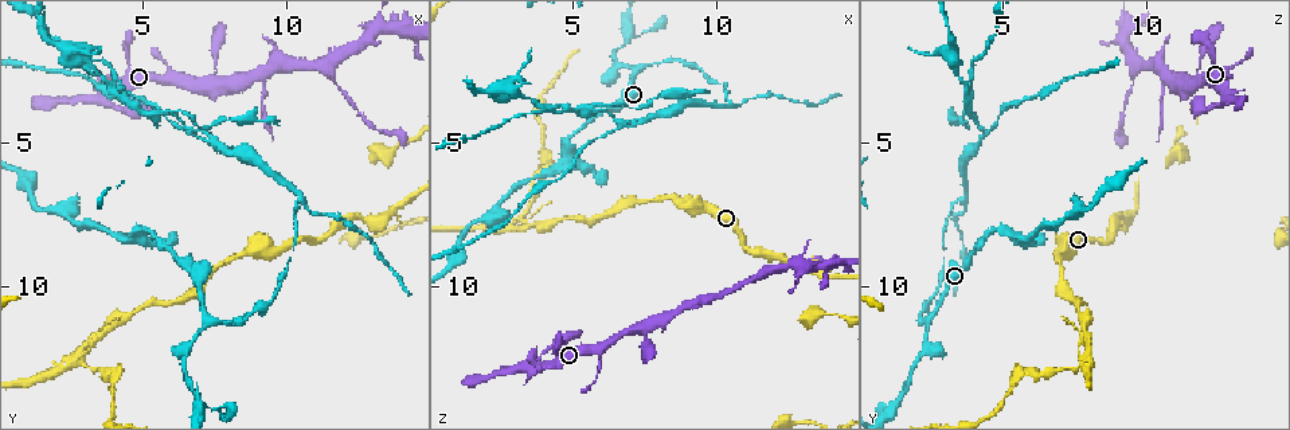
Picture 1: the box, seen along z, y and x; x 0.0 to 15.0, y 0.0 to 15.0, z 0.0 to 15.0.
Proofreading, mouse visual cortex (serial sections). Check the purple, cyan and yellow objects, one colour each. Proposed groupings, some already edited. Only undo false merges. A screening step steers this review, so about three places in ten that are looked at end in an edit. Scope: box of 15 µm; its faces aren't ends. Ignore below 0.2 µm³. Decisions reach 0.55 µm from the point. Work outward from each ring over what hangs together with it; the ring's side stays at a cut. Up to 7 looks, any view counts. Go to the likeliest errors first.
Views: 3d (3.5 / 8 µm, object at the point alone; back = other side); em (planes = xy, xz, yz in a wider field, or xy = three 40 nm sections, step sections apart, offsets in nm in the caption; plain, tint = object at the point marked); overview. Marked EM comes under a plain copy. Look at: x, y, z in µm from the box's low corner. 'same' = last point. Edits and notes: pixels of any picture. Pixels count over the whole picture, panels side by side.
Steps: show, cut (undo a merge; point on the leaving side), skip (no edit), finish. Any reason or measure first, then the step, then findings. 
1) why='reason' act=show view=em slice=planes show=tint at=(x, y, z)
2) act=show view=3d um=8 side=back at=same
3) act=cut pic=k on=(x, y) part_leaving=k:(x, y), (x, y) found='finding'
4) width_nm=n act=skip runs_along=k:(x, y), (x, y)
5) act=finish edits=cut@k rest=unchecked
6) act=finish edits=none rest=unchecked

why='side arm on a straight run' act=show view=3d um=3.5 side=back at=(2.8, 12.4, 7.9)

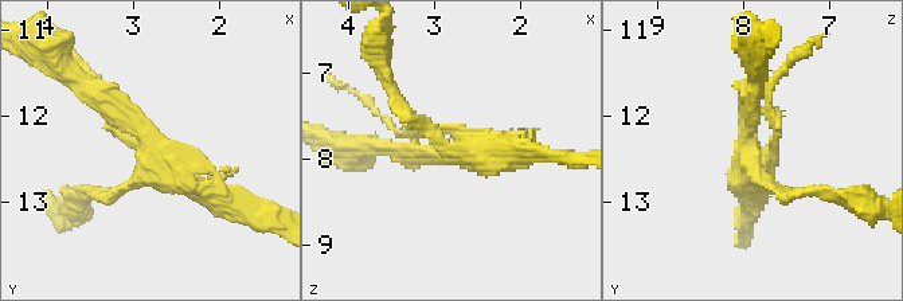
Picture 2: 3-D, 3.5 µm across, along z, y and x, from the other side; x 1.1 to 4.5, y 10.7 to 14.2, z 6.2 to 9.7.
arms=3 arm_widths_nm=150,200,300 act=show view=em slice=xy step=5 show=tint at=(2.80, 12.45, 7.90)

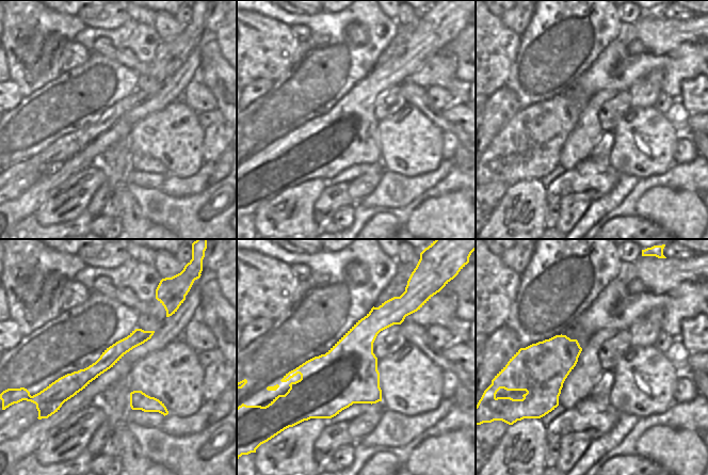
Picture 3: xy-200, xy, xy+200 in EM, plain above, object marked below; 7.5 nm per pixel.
act=show view=em slice=xy step=1 show=tint at=same

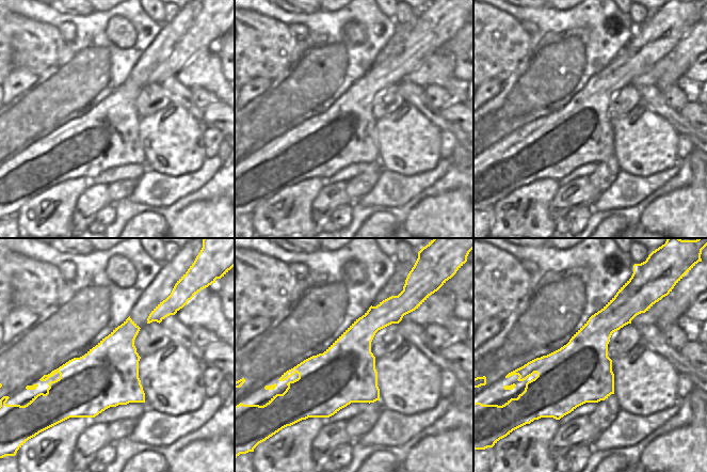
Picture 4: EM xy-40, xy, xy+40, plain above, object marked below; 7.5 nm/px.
width_nm=460 act=skip runs_along=2:(755, 89), (753, 167), (780, 192), (804, 192) found='continuous, no second cell'

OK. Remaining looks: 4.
why='sharp bend' act=show view=3d um=3.5 at=(4.2, 13.0, 5.6)

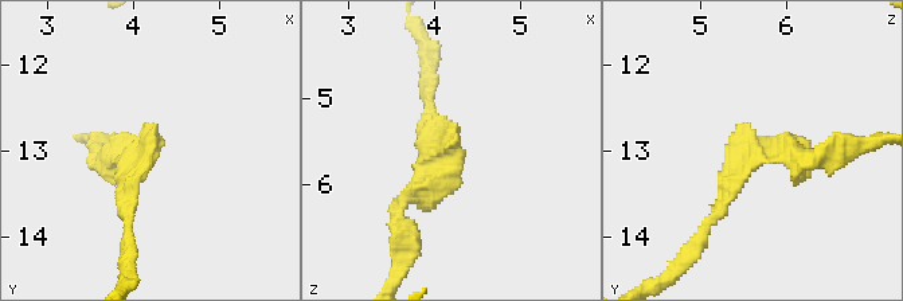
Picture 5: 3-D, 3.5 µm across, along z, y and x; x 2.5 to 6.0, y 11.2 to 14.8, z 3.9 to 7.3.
why='need the tissue' act=show view=em slice=xy step=5 show=tint at=(4.15, 12.95, 5.70)

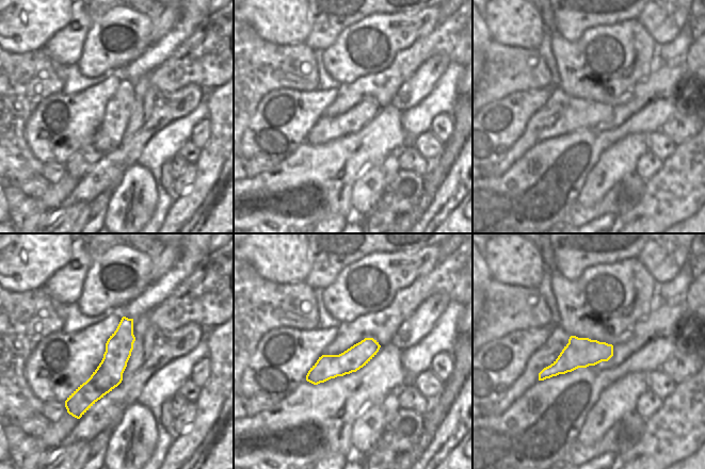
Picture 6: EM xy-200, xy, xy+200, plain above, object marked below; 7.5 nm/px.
width_nm=180 act=skip runs_along=6:(130, 321), (111, 369), (74, 404) found='one cell here'

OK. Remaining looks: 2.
why='branch point' act=show view=3d um=3.5 at=(7.3, 11.0, 2.5)

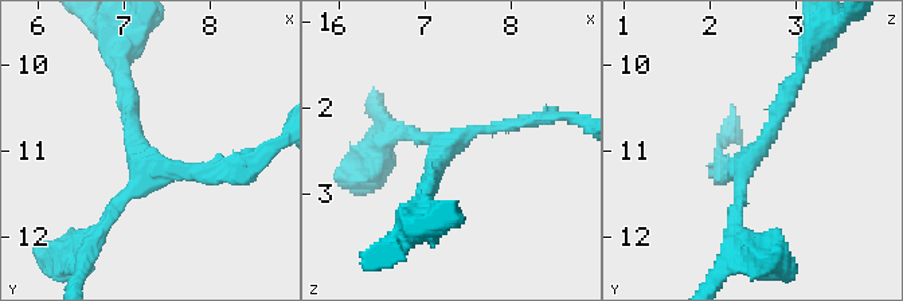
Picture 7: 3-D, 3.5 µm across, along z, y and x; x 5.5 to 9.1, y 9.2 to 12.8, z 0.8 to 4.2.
why='now the EM' act=show view=em slice=xy step=3 show=tint at=(7.30, 11.15, 2.45)

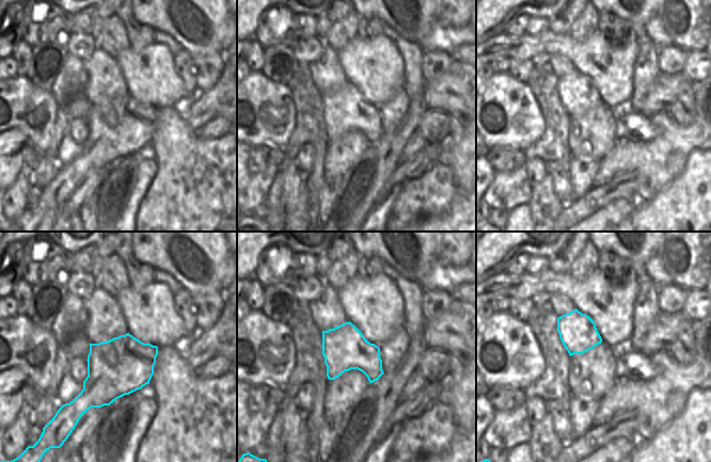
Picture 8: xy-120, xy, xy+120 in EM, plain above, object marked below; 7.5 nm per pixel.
width_nm=340 act=skip runs_along=7:(122, 85), (156, 168), (230, 172) found='continuous, no second cell'

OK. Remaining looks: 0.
act=finish edits=none rest=unchecked

